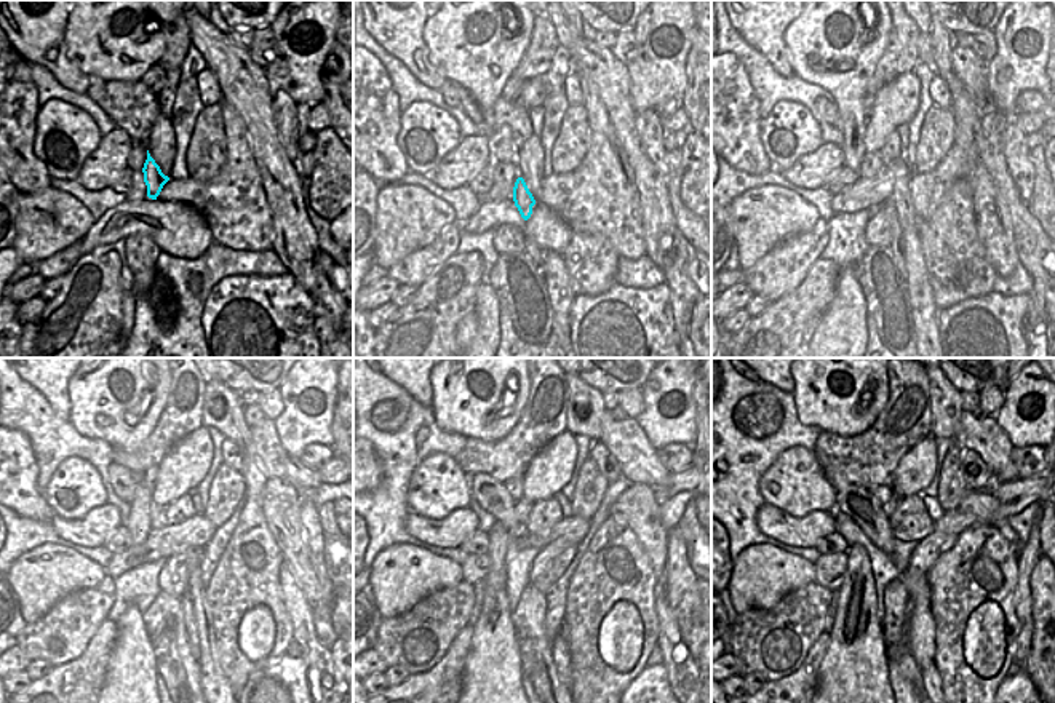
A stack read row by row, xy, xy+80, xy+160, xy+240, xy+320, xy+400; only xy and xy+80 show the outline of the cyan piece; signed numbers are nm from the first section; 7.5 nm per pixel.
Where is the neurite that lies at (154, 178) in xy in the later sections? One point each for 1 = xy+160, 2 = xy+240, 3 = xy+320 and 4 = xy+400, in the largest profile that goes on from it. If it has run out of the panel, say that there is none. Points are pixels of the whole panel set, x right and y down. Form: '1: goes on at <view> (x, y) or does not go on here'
1: goes on at xy+160 (897, 242)
2: goes on at xy+240 (187, 612)
3: goes on at xy+320 (560, 649)
4: goes on at xy+400 (931, 681)

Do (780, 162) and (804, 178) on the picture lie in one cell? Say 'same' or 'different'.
different

